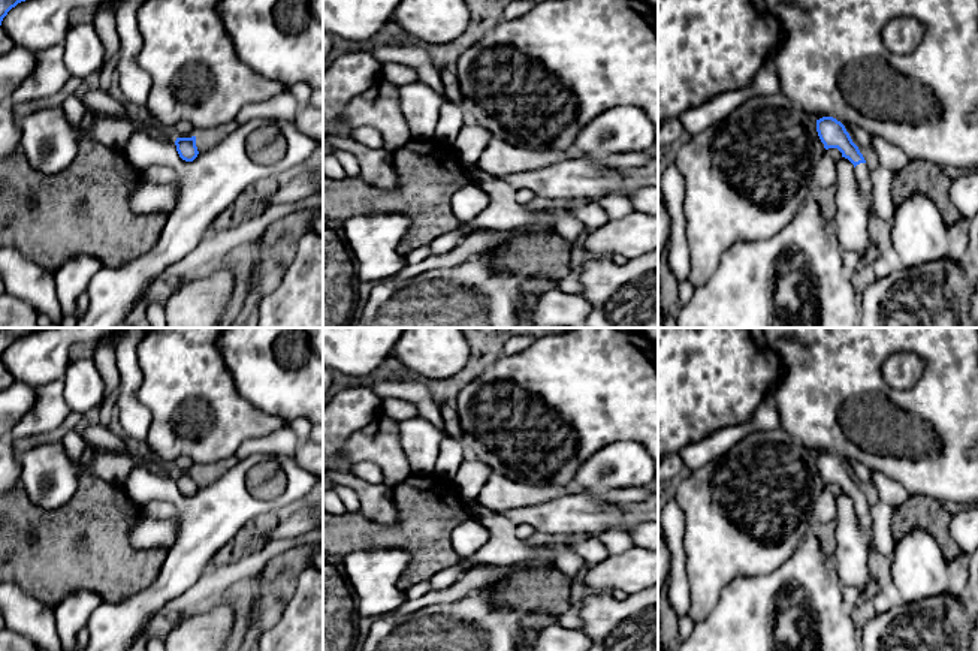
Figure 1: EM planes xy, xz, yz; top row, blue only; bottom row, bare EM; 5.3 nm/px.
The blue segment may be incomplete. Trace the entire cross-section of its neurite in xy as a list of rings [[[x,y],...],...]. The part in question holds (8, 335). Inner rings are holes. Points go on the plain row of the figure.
[[[4,328],[0,332],[0,361],[7,347],[15,343],[18,338],[25,337],[33,332],[39,332],[48,328]]]

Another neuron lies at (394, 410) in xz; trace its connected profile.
[[[386,398],[381,401],[380,415],[383,421],[399,424],[417,418],[417,409],[413,403],[404,400]]]

